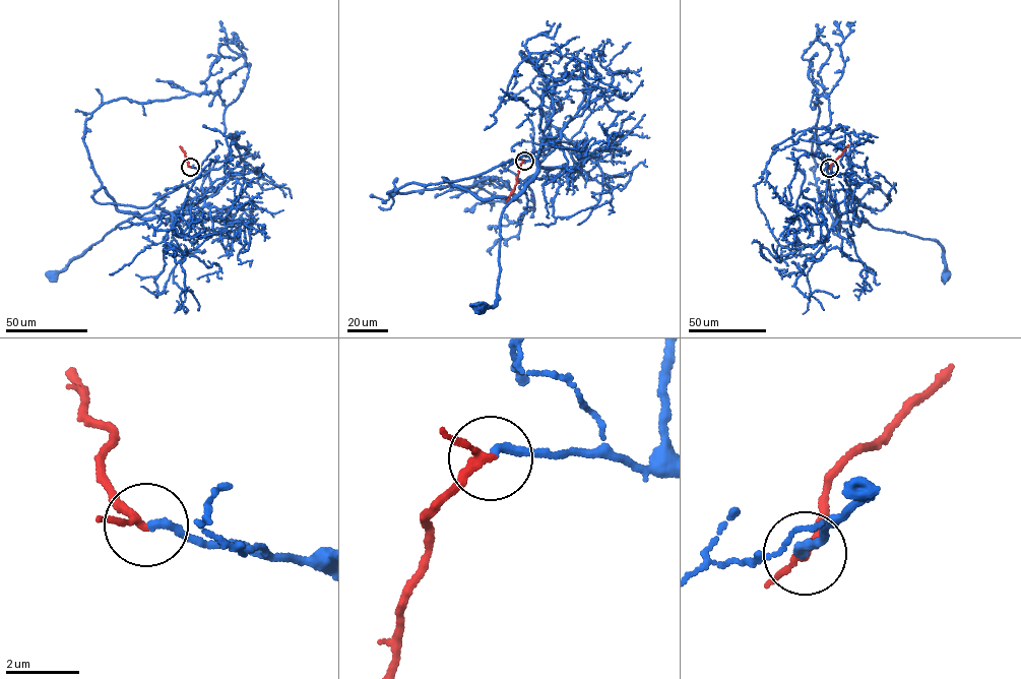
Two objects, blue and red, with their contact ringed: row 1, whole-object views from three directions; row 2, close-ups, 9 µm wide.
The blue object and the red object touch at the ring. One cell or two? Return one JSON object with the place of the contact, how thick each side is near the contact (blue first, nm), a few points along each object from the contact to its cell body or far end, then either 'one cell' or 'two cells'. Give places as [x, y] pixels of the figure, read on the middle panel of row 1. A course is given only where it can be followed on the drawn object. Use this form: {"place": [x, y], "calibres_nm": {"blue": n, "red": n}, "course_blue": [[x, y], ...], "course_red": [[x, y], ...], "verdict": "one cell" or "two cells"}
{"place": [524, 161], "calibres_nm": {"blue": 240, "red": 180}, "course_blue": [[524, 161], [539, 162], [561, 132], [502, 213], [496, 299], [480, 306]], "course_red": [[524, 161], [506, 201]], "verdict": "one cell"}

